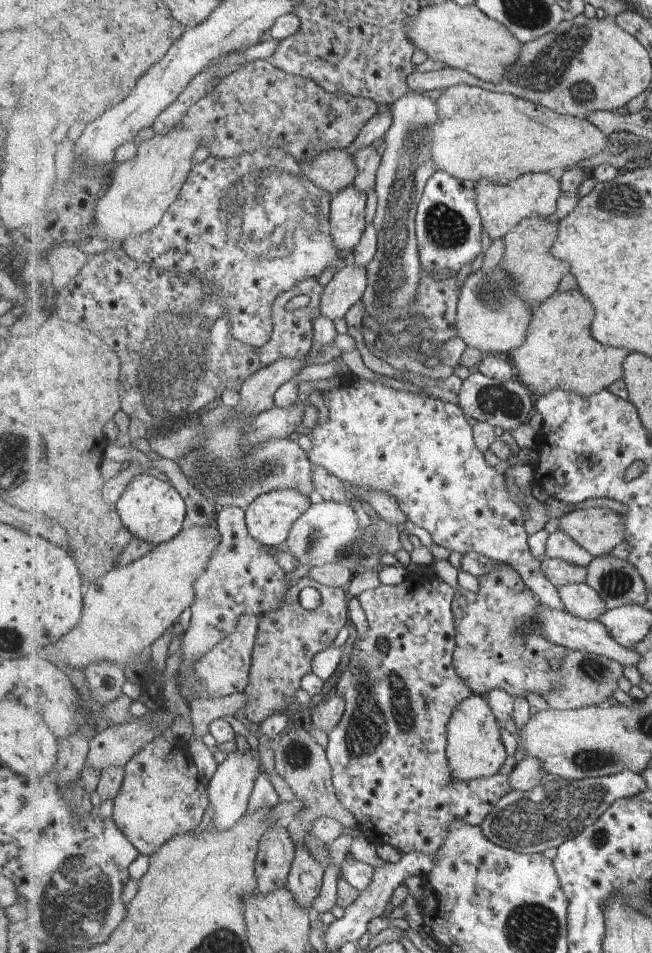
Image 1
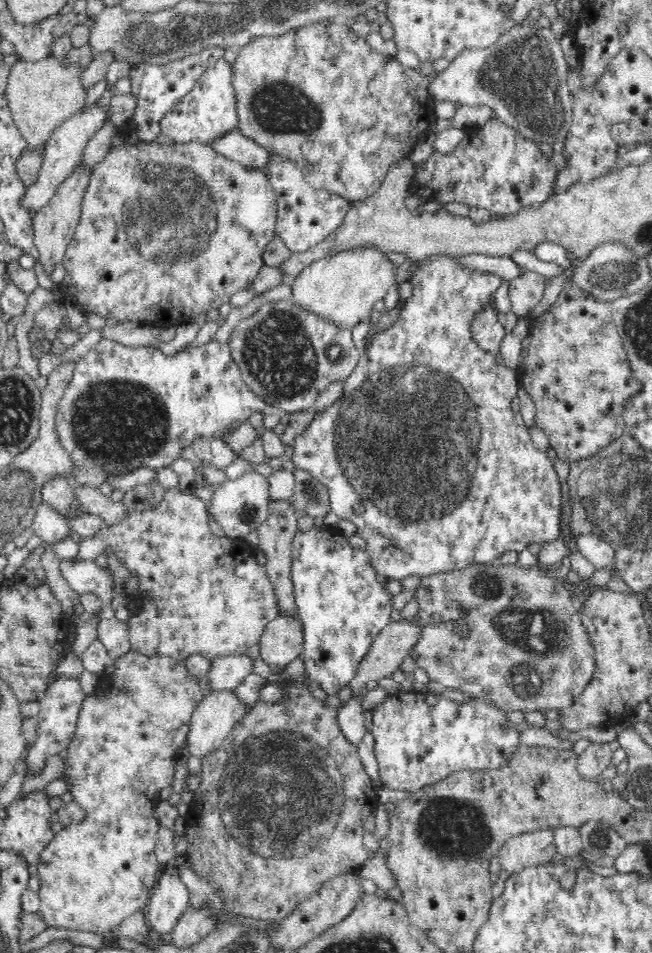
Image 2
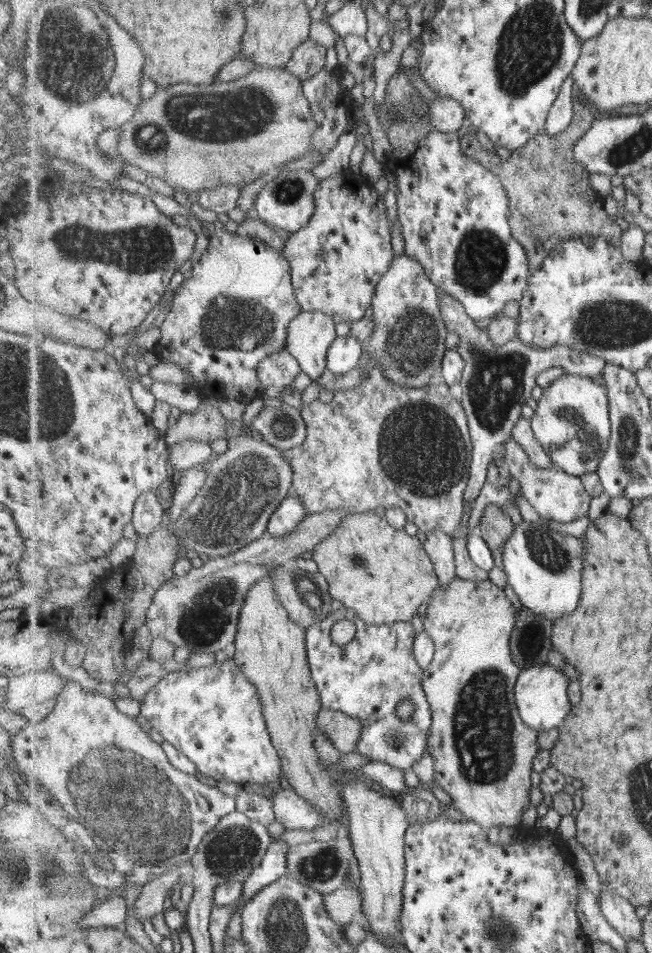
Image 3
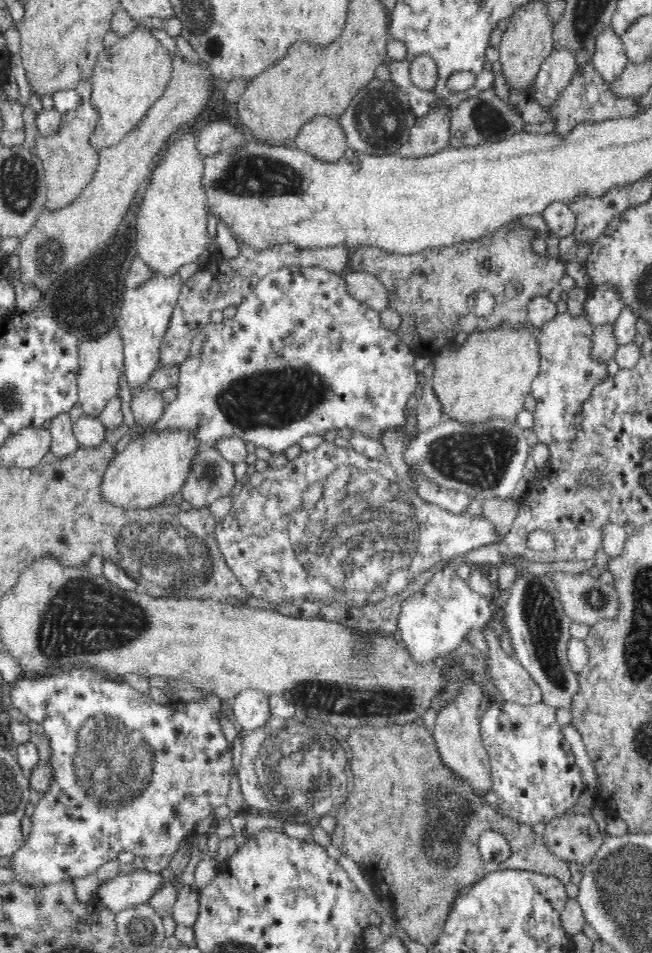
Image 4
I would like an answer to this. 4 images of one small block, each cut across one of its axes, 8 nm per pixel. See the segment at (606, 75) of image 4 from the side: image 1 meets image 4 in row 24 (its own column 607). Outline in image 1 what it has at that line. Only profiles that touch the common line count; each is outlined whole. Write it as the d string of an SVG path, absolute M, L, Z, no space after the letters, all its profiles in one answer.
M575 583L559 587L565 609L573 616L592 621L603 616L607 603L589 583Z

